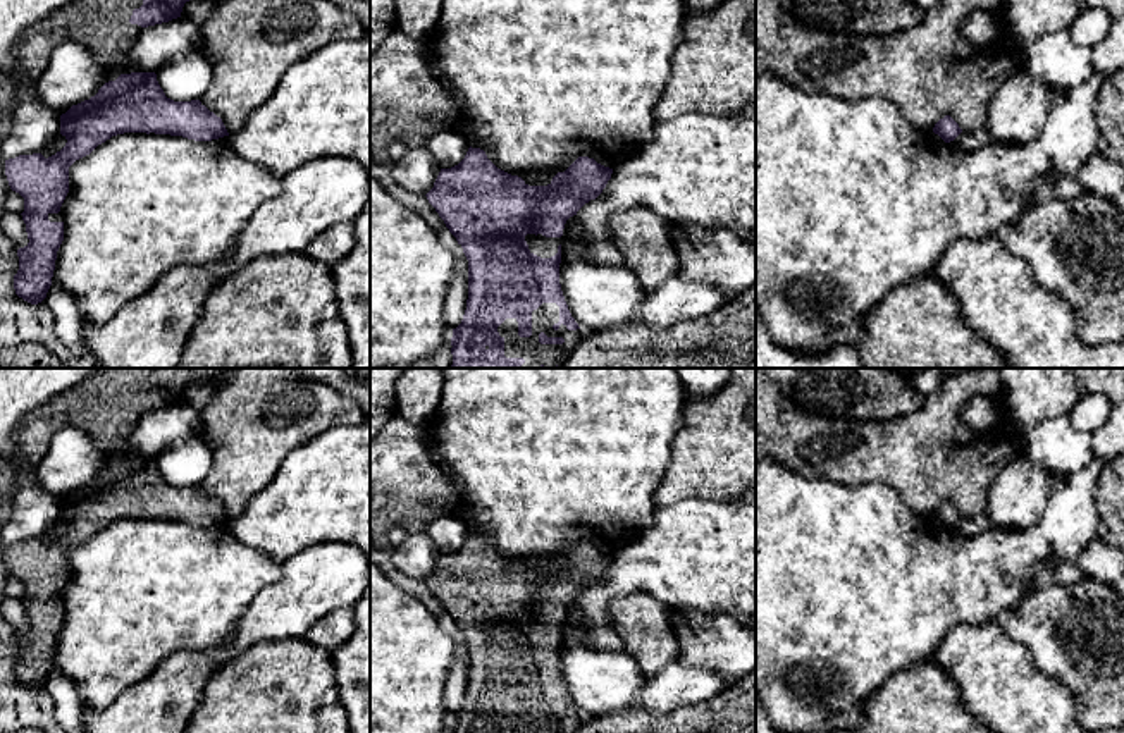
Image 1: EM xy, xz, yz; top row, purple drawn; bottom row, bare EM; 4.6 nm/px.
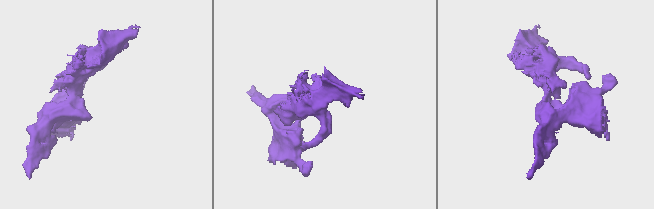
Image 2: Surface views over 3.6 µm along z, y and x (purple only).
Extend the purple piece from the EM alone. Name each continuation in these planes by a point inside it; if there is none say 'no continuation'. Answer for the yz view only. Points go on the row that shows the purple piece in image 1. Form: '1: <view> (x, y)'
no continuation

